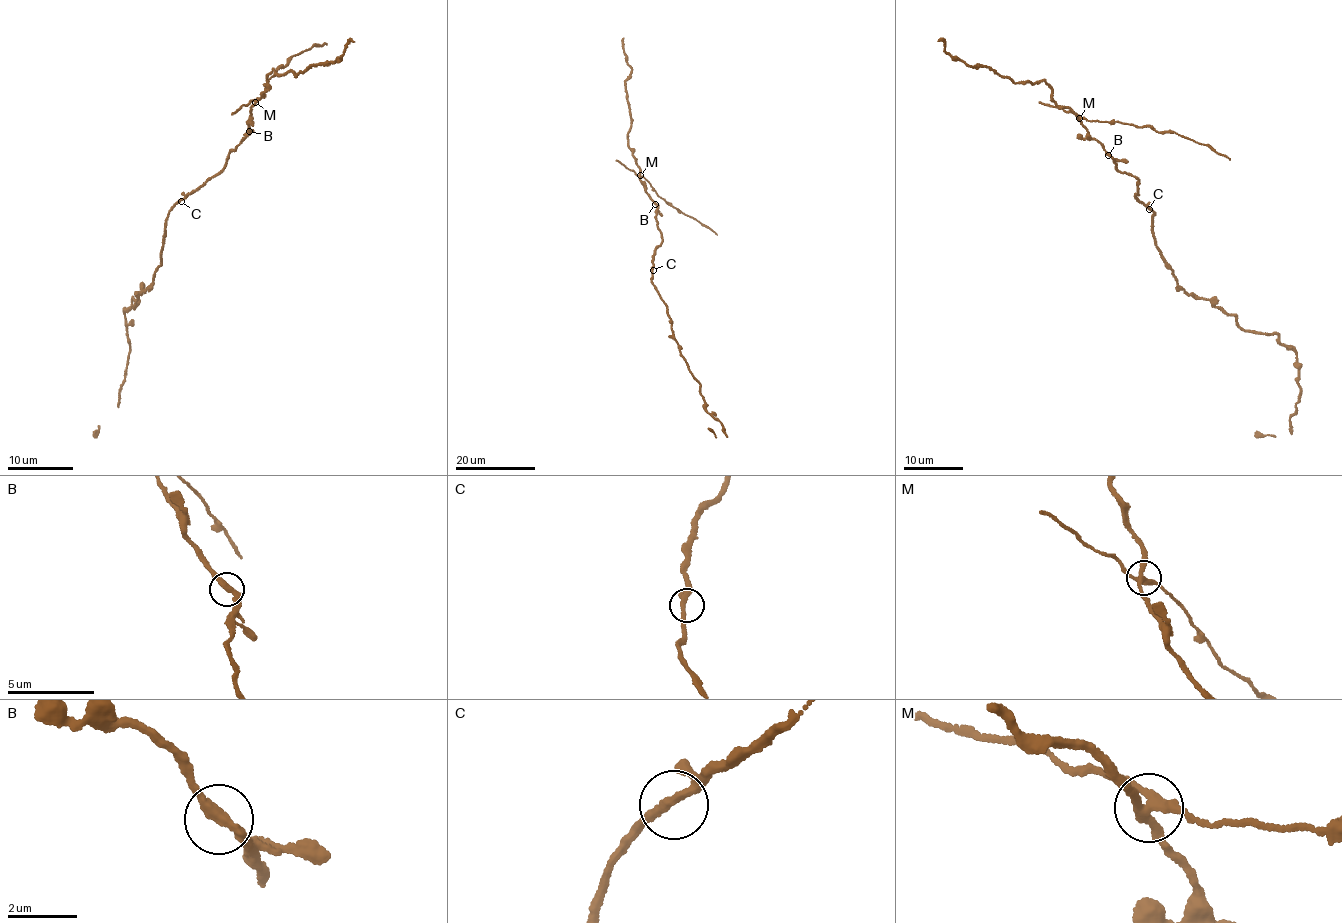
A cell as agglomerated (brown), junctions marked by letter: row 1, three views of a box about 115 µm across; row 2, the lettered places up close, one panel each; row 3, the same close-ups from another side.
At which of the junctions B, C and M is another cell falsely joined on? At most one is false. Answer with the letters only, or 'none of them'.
M

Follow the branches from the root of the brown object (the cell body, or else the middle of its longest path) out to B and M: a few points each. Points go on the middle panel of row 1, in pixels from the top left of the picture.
B: (651, 269), (654, 255), (662, 238), (655, 204)
M: (651, 269), (654, 255), (662, 238), (655, 217), (657, 206), (646, 193), (640, 176)

